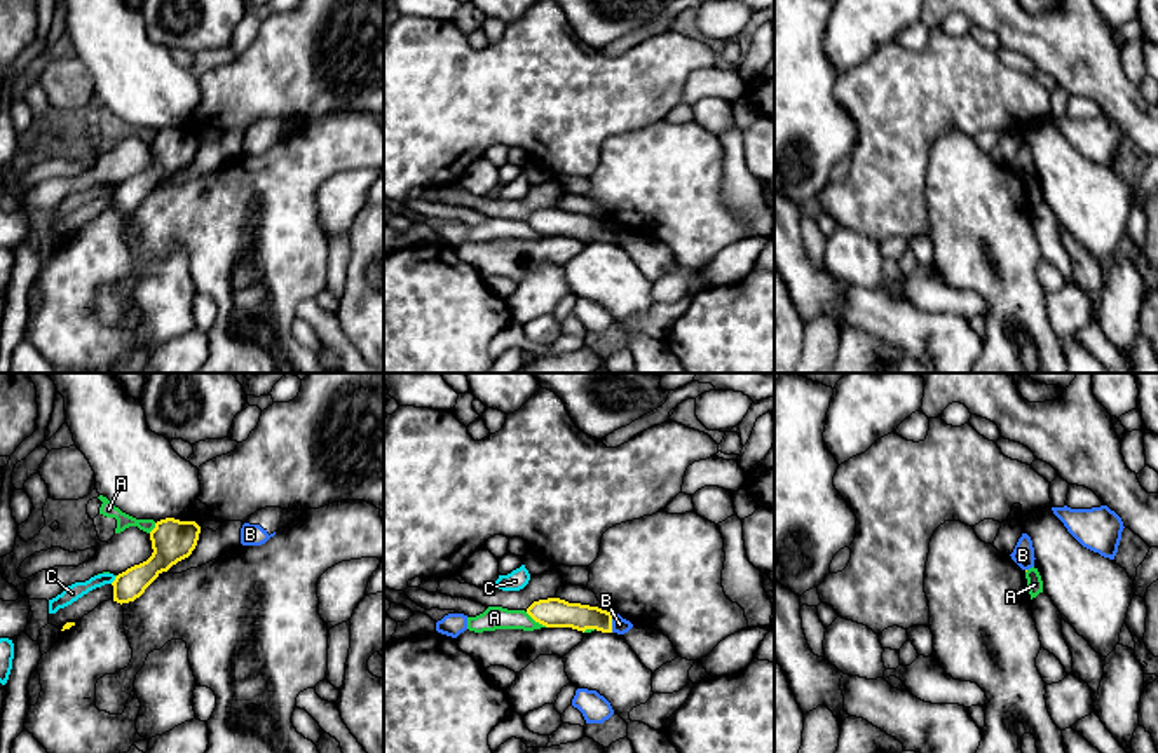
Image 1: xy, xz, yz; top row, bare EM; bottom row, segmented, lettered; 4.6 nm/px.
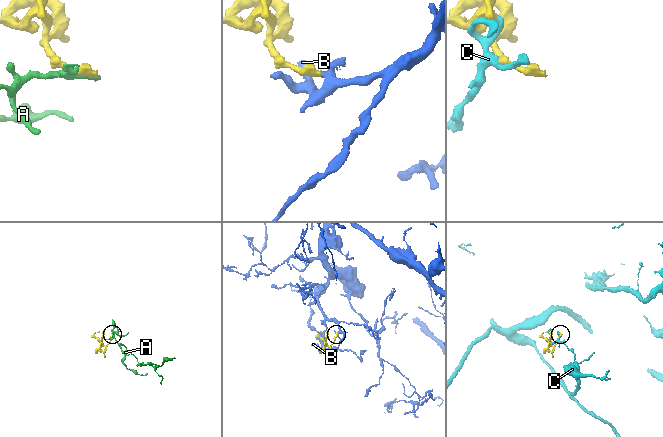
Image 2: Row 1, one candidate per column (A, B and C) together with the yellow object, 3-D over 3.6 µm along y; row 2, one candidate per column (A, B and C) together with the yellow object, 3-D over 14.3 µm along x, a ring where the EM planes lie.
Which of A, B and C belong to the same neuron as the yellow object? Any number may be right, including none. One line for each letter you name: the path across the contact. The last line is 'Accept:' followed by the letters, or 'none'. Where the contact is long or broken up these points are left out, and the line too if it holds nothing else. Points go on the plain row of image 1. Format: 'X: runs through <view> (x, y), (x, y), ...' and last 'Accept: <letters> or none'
B: runs through xz (558, 222), (611, 232), (619, 234)
Accept: B

